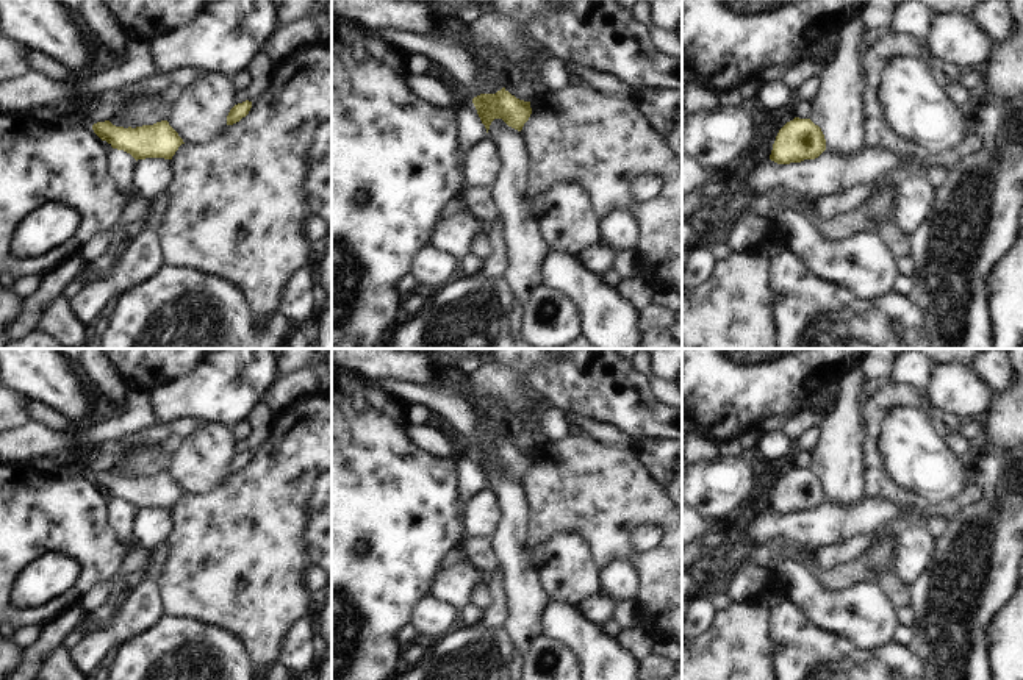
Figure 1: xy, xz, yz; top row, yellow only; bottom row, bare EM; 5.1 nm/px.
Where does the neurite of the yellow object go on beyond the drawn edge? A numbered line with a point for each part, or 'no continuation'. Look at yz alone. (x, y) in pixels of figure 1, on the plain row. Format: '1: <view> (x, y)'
no continuation

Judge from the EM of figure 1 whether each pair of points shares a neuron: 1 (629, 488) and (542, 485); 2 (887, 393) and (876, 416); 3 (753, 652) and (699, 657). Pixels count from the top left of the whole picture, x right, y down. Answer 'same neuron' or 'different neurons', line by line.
1: same neuron
2: same neuron
3: same neuron

